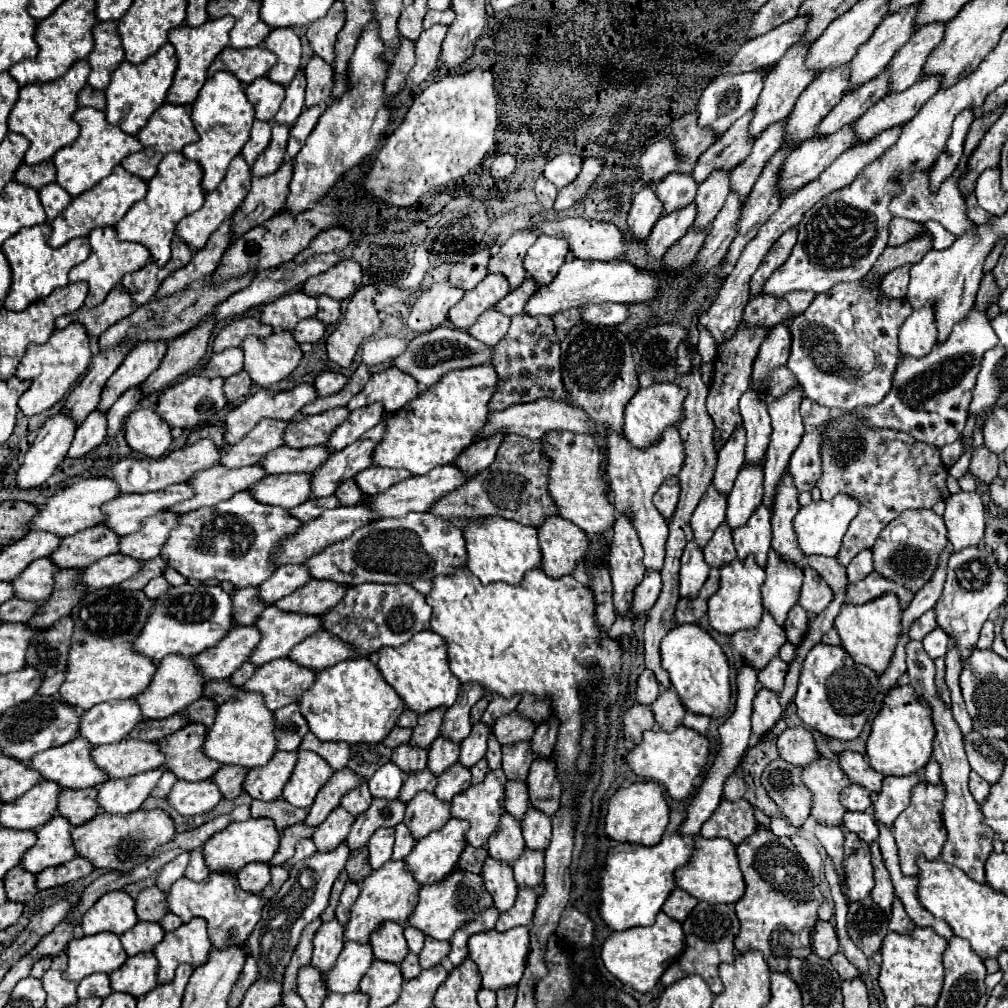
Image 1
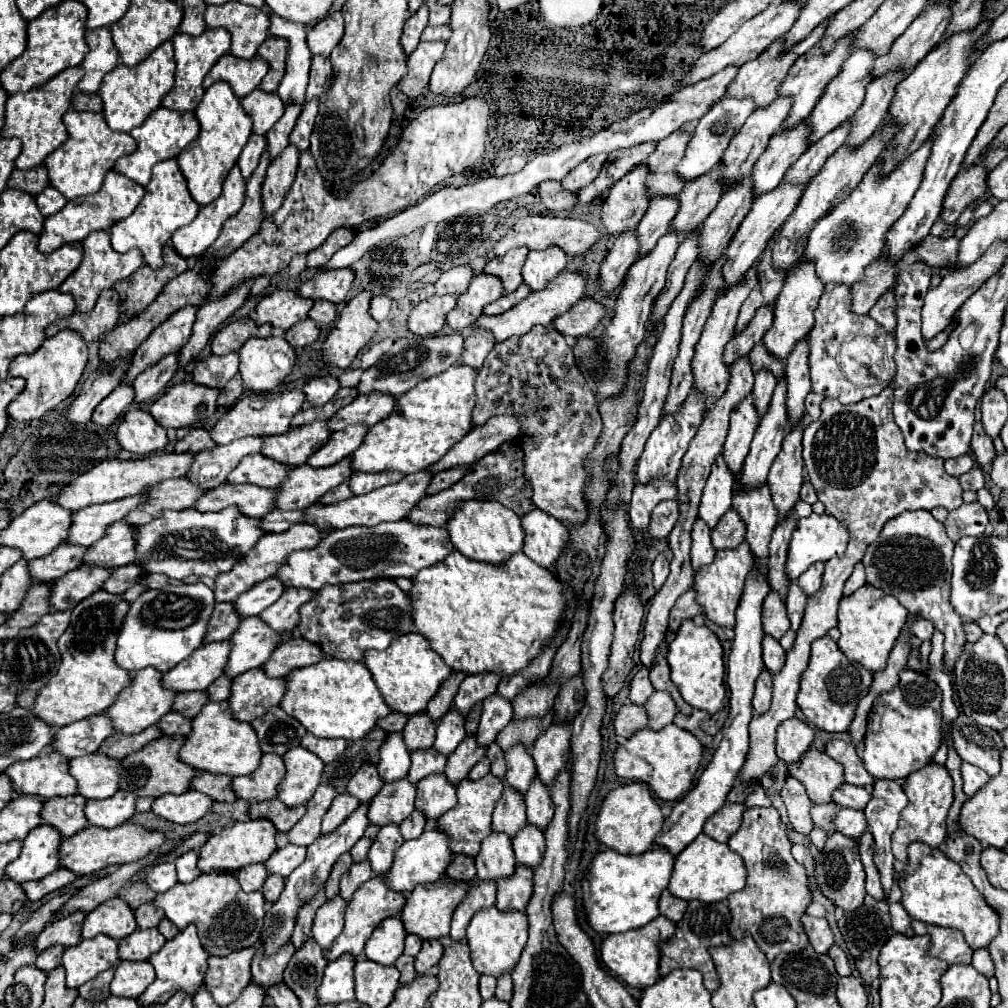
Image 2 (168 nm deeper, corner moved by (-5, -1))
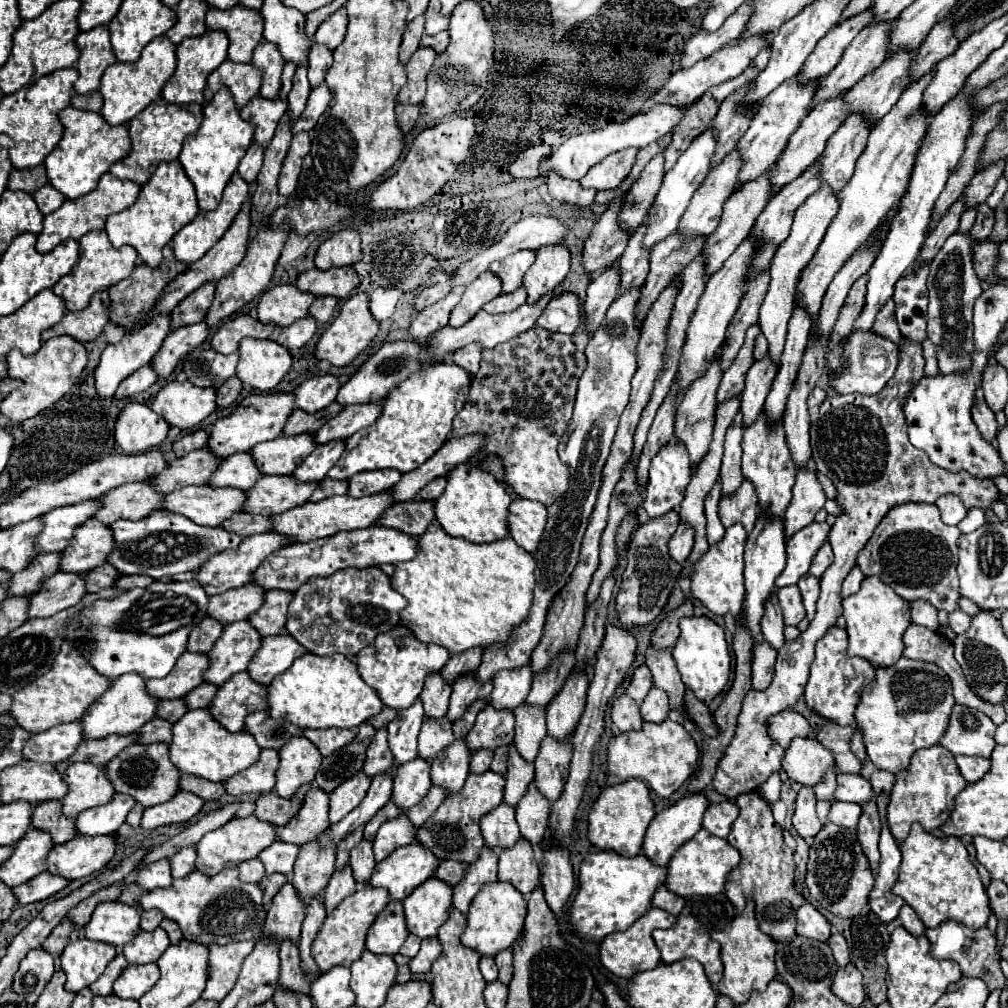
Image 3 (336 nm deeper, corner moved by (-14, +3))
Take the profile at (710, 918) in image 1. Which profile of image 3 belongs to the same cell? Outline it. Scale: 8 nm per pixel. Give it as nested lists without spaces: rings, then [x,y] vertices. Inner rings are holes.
[[[724,893],[714,895],[714,897],[702,897],[702,895],[688,897],[682,913],[678,915],[678,923],[670,929],[656,929],[652,933],[656,945],[662,953],[662,963],[670,965],[674,961],[692,957],[692,959],[696,959],[704,965],[704,971],[706,971],[710,983],[716,987],[718,981],[722,979],[724,967],[722,967],[722,961],[720,961],[720,945],[710,939],[710,933],[724,929],[726,925],[730,925],[730,921],[734,917],[736,917],[736,911],[734,911],[734,907],[730,905],[730,899]]]

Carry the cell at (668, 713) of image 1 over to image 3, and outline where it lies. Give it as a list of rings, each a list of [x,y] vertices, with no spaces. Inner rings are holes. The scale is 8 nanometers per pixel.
[[[652,687],[648,697],[640,703],[640,711],[642,711],[644,721],[654,721],[654,723],[666,721],[668,713],[670,713],[670,699],[668,699],[666,691]]]

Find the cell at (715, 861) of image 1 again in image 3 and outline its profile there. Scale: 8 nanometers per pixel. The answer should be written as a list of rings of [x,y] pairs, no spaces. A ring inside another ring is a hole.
[[[702,829],[694,839],[684,843],[670,859],[666,887],[680,897],[718,895],[724,891],[724,885],[726,885],[730,873],[740,865],[740,861],[742,861],[742,857],[740,857],[738,849],[734,849],[726,839],[714,837],[712,833]]]

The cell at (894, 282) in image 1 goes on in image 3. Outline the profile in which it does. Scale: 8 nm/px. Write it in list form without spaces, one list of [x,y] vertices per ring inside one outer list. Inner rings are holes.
[[[886,301],[886,305],[880,309],[880,313],[876,315],[874,321],[874,331],[882,337],[888,337],[890,341],[894,341],[896,345],[902,341],[902,335],[898,331],[898,325],[894,321],[894,301]]]

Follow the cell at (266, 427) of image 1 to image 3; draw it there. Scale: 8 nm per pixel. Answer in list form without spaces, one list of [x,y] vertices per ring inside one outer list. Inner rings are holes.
[[[208,447],[198,449],[194,453],[188,453],[186,457],[174,459],[150,483],[154,483],[162,493],[172,493],[188,485],[208,485],[214,469],[218,469],[220,463],[222,459],[210,453]]]

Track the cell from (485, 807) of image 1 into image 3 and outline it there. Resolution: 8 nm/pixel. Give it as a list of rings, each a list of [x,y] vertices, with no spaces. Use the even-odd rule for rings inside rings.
[[[486,771],[482,775],[468,775],[466,785],[460,793],[448,795],[438,811],[418,829],[416,839],[424,843],[438,859],[456,859],[456,861],[476,861],[478,851],[484,849],[484,839],[478,833],[478,821],[496,809],[502,803],[504,795],[504,777],[494,771]]]

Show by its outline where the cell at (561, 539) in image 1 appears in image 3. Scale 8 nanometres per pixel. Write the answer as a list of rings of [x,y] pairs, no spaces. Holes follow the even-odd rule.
[[[514,499],[510,503],[510,515],[508,515],[508,527],[512,539],[526,549],[528,553],[534,553],[542,541],[542,533],[546,529],[546,517],[548,511],[544,505],[538,505],[530,499]]]

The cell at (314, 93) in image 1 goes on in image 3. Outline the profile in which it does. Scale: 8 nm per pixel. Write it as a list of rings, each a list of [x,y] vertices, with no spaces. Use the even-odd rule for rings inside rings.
[[[314,43],[310,51],[310,65],[308,65],[308,81],[312,87],[318,87],[324,81],[330,65],[332,65],[332,51],[326,49],[326,45]]]

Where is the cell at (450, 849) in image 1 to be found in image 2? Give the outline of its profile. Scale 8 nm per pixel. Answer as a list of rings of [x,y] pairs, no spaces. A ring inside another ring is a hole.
[[[427,829],[421,833],[421,837],[405,841],[401,849],[397,849],[393,857],[393,865],[383,875],[387,887],[395,893],[411,893],[419,883],[435,883],[437,879],[441,879],[449,861],[453,859],[447,843],[449,843],[447,837],[439,829]]]

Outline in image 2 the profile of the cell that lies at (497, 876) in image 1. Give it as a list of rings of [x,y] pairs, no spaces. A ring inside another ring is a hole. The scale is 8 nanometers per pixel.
[[[491,831],[475,855],[475,867],[479,879],[497,881],[497,877],[509,877],[515,867],[515,855],[511,849],[511,839],[505,833]]]

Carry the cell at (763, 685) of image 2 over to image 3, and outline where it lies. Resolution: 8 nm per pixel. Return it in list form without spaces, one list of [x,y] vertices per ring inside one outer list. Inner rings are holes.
[[[764,643],[754,647],[754,659],[752,659],[752,687],[756,691],[768,689],[770,681],[774,677],[774,663],[776,663],[776,651]]]

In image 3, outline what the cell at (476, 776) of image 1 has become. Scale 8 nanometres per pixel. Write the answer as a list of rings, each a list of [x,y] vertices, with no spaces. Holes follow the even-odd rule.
[[[480,749],[476,753],[472,753],[472,759],[470,759],[470,773],[484,773],[490,769],[490,763],[492,763],[492,751],[486,751],[486,749]]]

